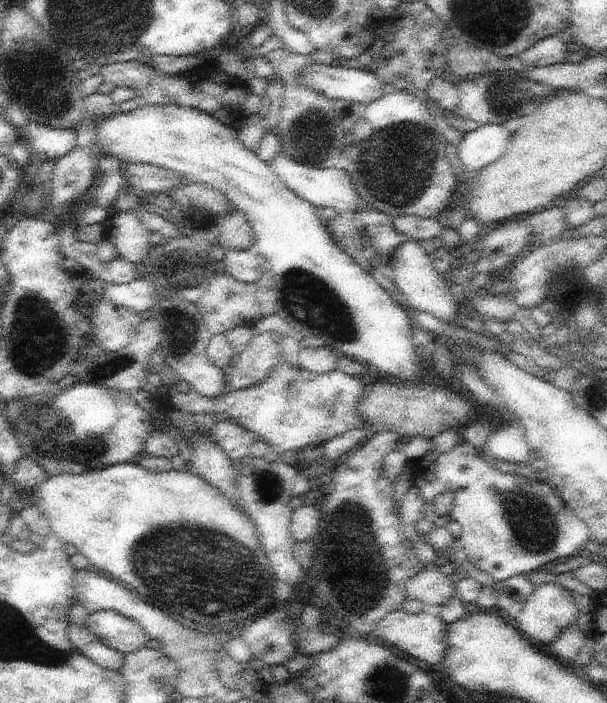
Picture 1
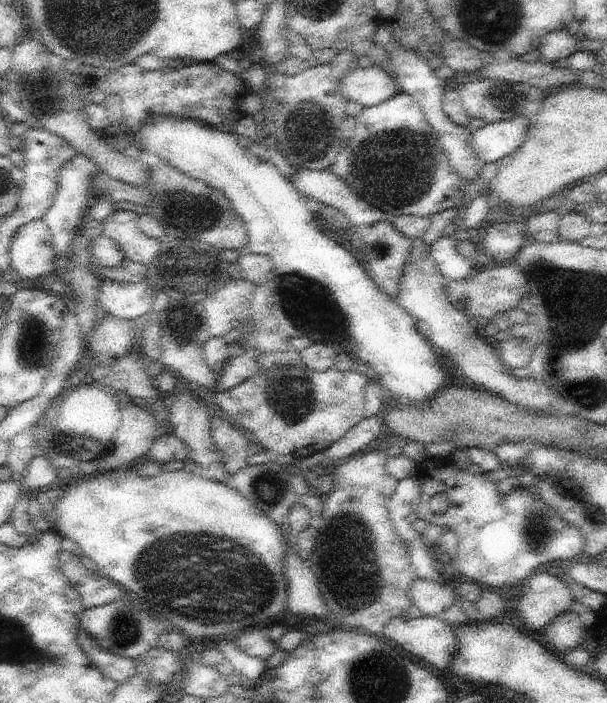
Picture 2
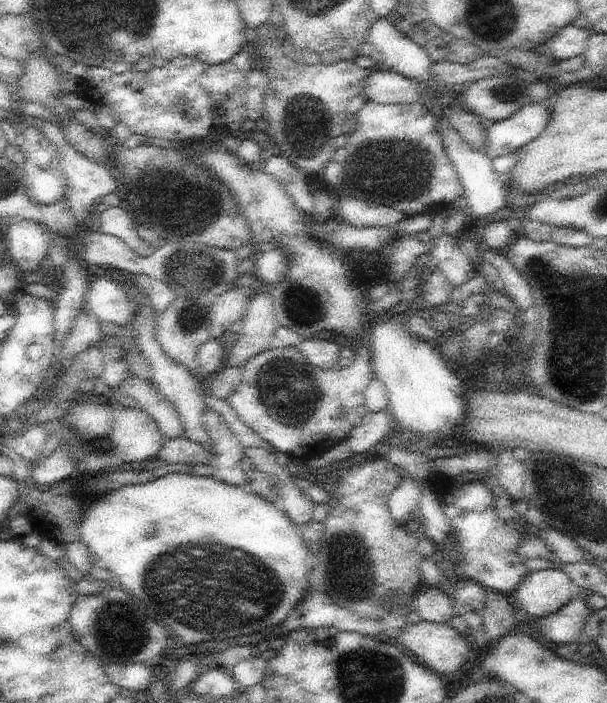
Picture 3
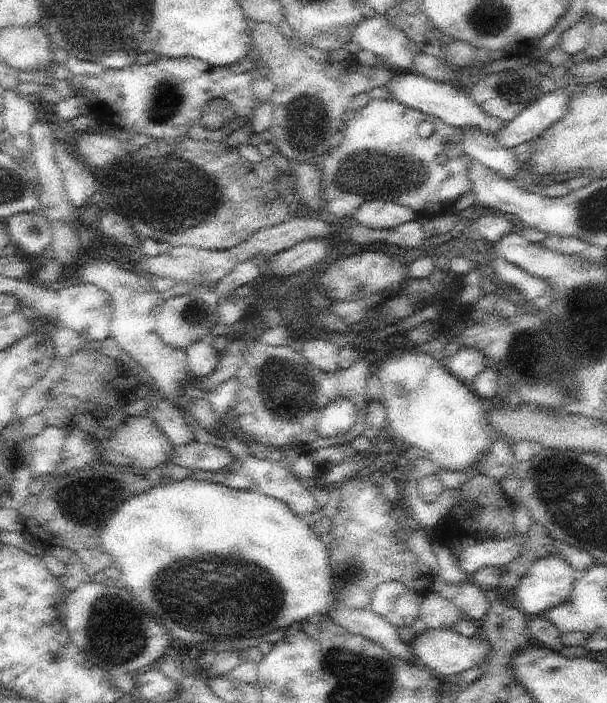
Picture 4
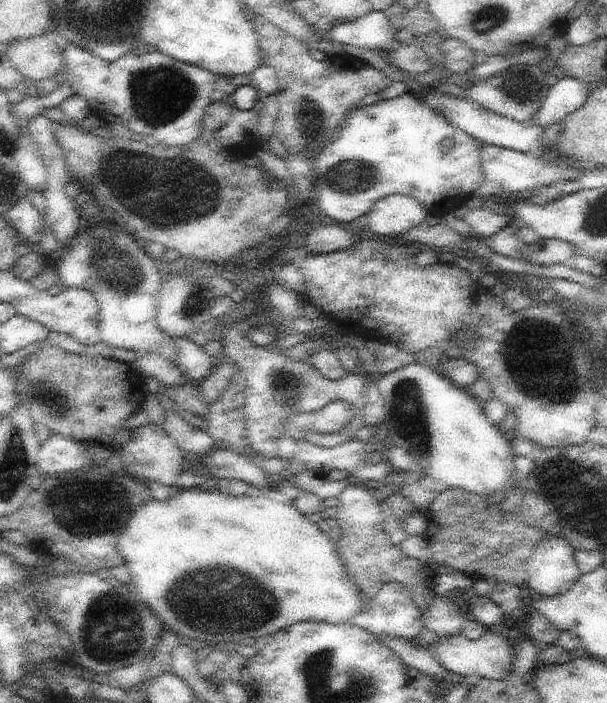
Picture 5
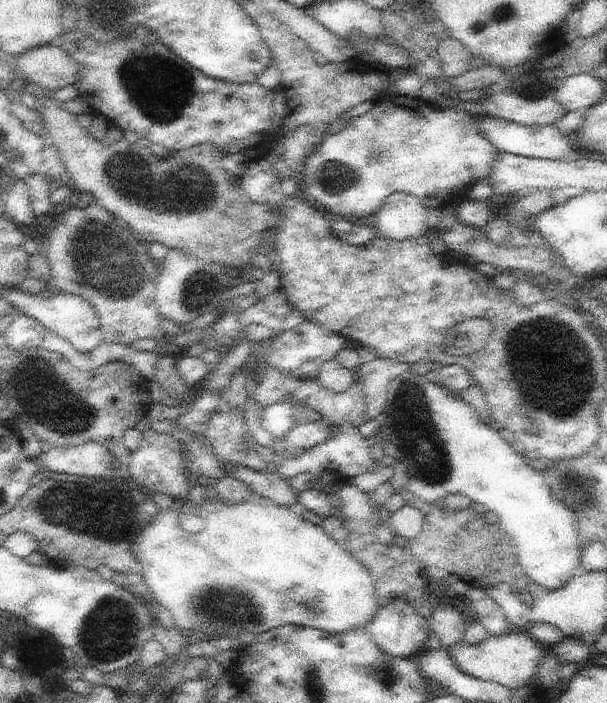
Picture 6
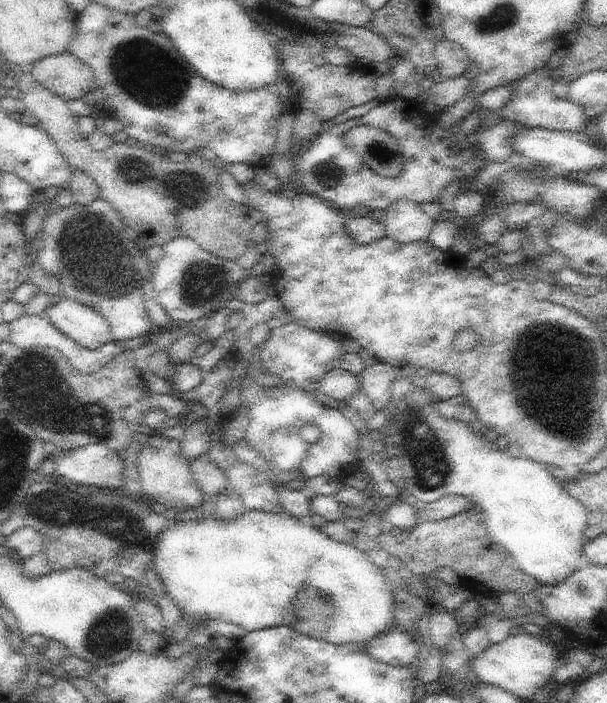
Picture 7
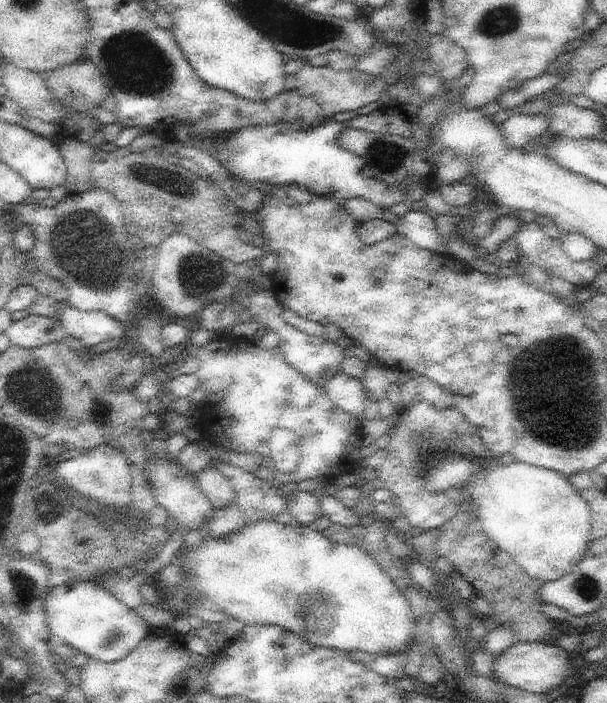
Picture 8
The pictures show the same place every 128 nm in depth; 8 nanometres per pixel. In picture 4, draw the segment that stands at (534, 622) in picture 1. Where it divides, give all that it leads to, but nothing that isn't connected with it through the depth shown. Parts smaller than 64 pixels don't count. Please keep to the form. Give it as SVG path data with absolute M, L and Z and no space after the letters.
M550 554L550 556L537 559L521 579L520 585L515 591L522 603L522 612L530 618L534 615L542 615L563 604L573 594L578 578L579 573L574 571L574 568L569 566L560 554Z

